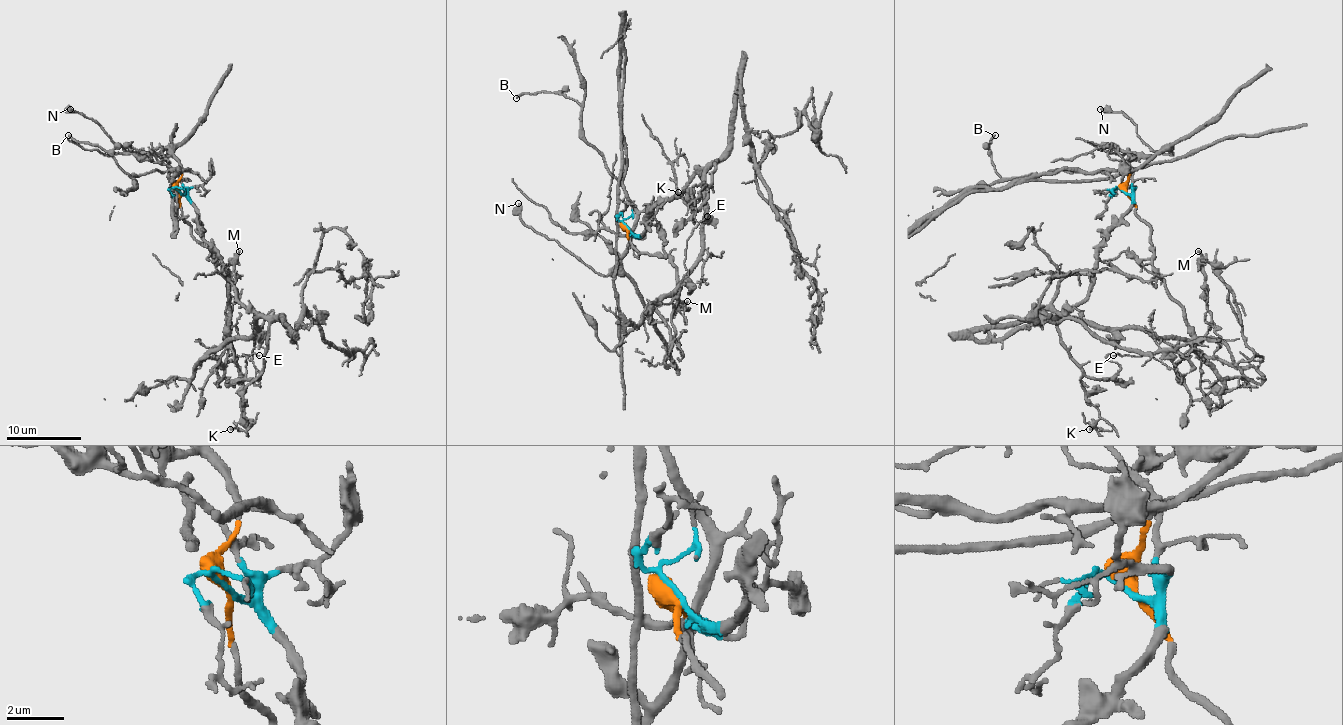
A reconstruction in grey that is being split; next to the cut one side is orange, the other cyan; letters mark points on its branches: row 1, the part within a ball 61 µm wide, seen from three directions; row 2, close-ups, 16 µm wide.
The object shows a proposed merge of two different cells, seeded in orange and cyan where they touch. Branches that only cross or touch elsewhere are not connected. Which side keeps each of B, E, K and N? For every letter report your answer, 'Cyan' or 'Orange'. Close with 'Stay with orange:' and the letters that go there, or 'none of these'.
B: Orange
E: Orange
K: Cyan
N: Orange
Stay with orange: B, E, N

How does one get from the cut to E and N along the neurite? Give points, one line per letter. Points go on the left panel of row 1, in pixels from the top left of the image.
E: (177, 191), (181, 217), (192, 236), (220, 260), (228, 281), (233, 361), (241, 367), (237, 356), (259, 356)
N: (177, 191), (181, 174), (179, 161), (166, 148), (157, 154), (127, 152), (93, 120), (73, 113), (71, 109)

